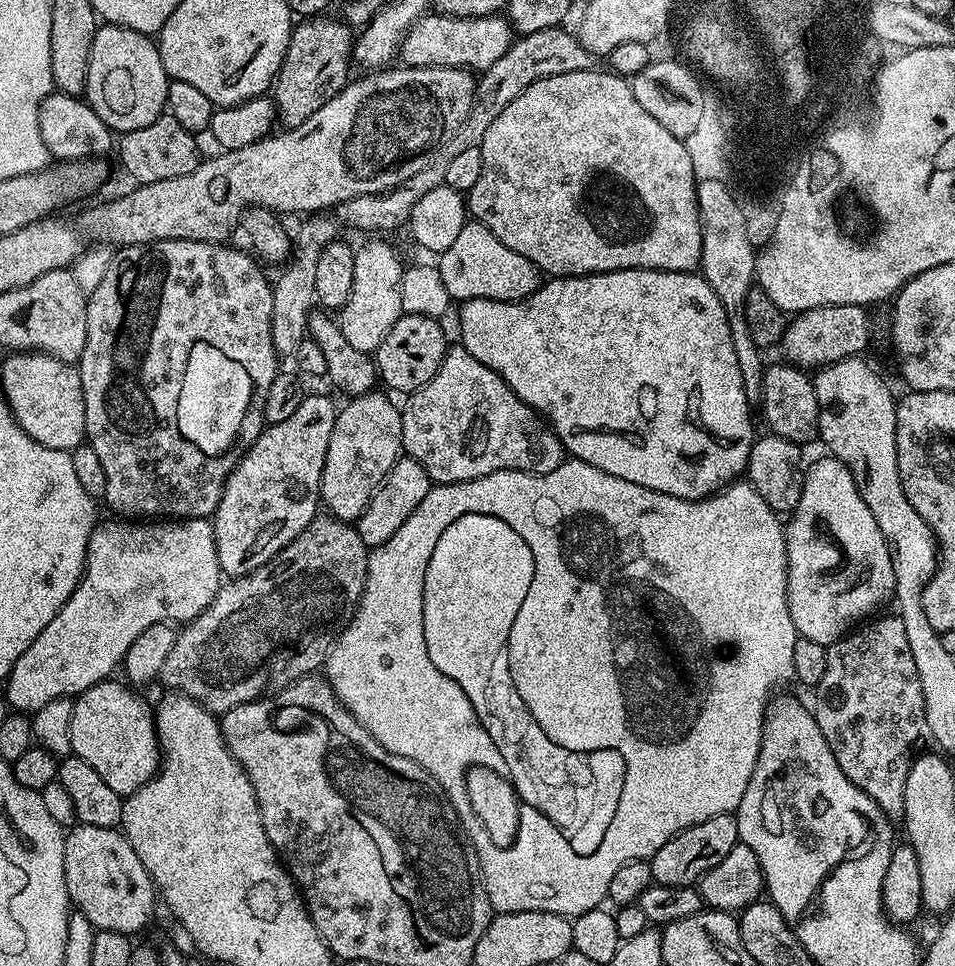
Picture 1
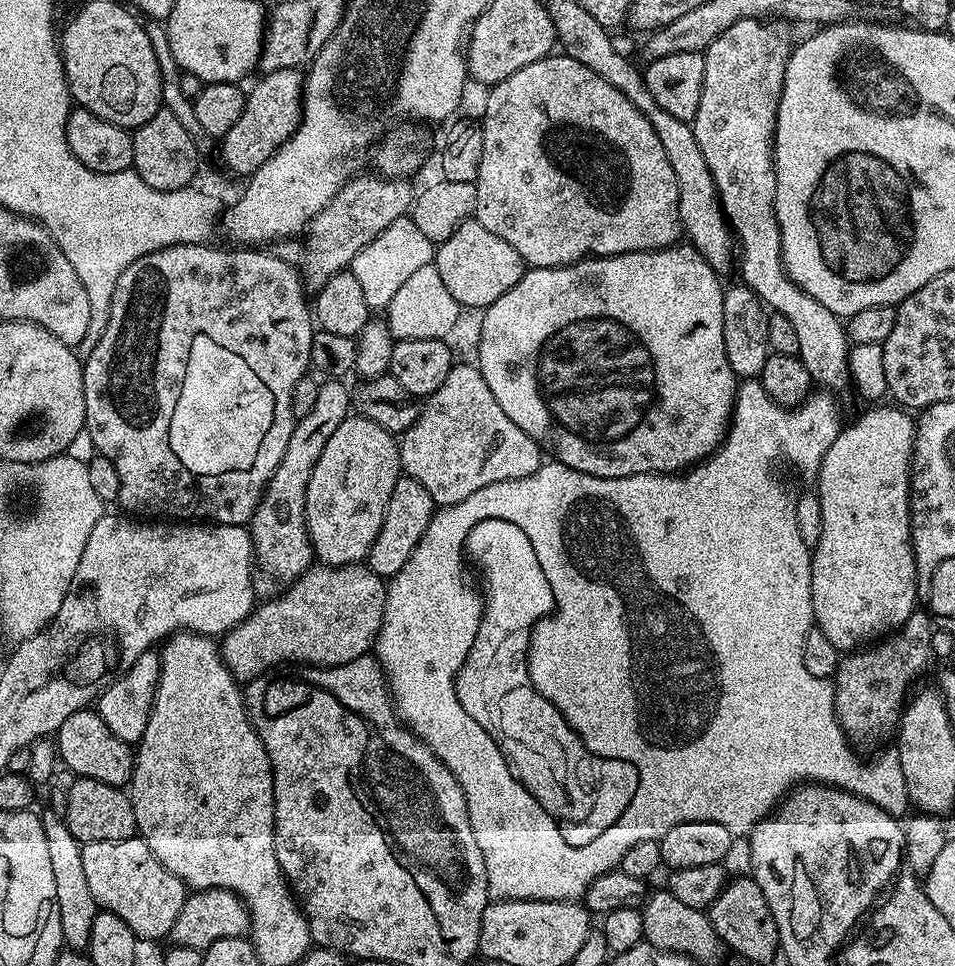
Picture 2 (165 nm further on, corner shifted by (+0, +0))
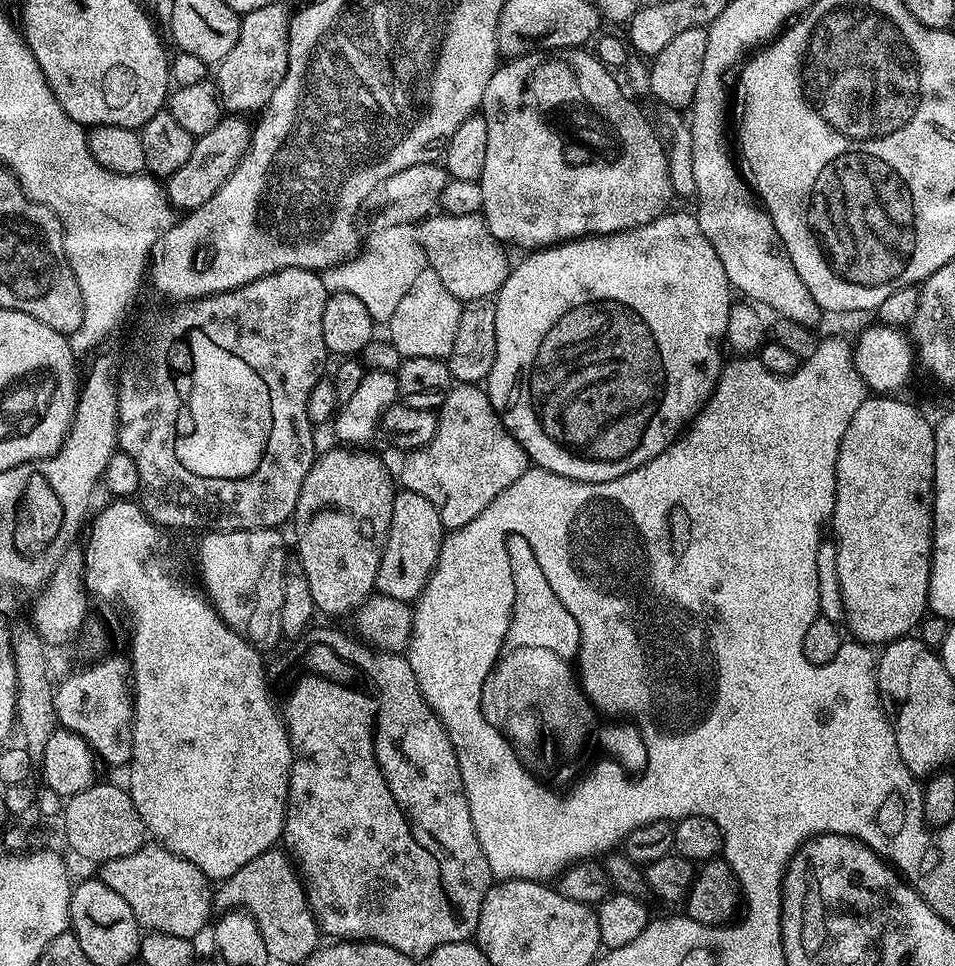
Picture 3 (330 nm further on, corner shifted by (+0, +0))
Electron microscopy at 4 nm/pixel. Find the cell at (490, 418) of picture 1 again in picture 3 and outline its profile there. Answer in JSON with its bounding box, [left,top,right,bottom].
[398,383,530,530]

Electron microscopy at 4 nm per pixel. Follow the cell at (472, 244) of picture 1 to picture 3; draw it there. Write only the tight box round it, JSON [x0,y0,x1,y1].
[419,214,510,302]

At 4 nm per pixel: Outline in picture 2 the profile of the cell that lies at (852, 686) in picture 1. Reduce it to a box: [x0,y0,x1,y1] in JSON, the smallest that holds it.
[834,611,934,749]

